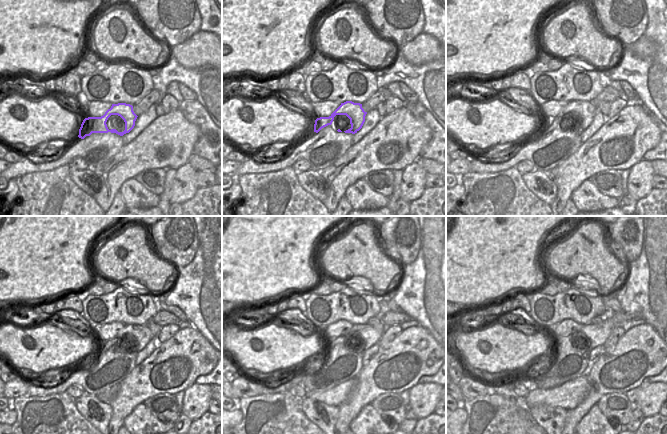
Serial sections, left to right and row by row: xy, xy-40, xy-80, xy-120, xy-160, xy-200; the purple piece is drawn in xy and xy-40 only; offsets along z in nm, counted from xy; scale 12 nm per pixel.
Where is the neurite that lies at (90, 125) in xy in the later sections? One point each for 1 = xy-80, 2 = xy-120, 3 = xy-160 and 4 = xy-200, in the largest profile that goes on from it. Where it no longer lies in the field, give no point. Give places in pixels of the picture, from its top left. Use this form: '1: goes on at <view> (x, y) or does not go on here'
1: goes on at xy-80 (583, 111)
2: goes on at xy-120 (137, 336)
3: goes on at xy-160 (366, 336)
4: goes on at xy-200 (597, 334)

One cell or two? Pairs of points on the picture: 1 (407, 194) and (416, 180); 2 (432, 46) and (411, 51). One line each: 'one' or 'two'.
1: one
2: one

